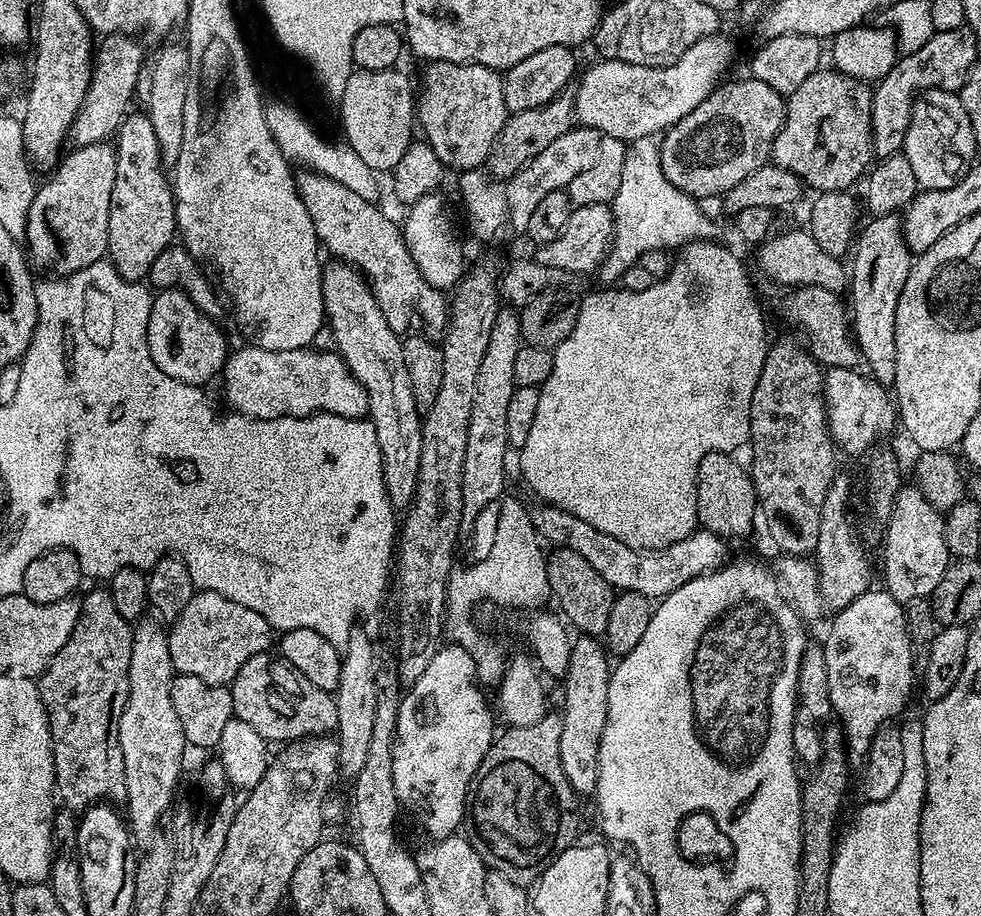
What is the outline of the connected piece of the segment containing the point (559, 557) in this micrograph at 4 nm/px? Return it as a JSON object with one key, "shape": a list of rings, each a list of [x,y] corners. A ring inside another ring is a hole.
{"shape":[[[553,547],[547,553],[546,578],[548,579],[548,590],[551,599],[556,599],[556,604],[561,608],[563,619],[577,633],[586,636],[603,637],[606,630],[606,621],[610,618],[610,606],[614,589],[594,570],[594,566],[589,566],[583,558],[574,554],[574,550]]]}

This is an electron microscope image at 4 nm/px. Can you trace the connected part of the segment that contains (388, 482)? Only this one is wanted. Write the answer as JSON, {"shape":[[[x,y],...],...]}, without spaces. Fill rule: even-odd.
{"shape":[[[334,262],[323,265],[320,282],[322,284],[322,298],[324,299],[324,315],[327,331],[332,331],[335,351],[344,359],[344,365],[352,371],[352,376],[361,384],[368,395],[368,415],[374,426],[374,434],[378,434],[378,446],[382,460],[382,474],[384,475],[384,489],[388,501],[393,509],[404,510],[411,505],[416,496],[418,486],[418,458],[422,458],[422,423],[421,409],[416,406],[416,399],[410,386],[410,374],[406,370],[404,361],[404,340],[390,330],[386,316],[378,306],[368,281],[350,264]]]}

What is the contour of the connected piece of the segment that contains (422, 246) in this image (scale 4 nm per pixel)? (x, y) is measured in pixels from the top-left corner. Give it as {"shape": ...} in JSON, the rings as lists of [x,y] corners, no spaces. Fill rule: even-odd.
{"shape":[[[428,193],[418,199],[408,209],[402,231],[407,248],[424,280],[441,290],[453,289],[466,270],[464,252],[453,224],[448,220],[444,202],[439,193]]]}

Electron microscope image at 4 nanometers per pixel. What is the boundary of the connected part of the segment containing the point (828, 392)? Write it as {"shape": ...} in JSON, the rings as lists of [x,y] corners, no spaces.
{"shape":[[[830,368],[823,373],[822,393],[828,433],[841,453],[849,452],[852,456],[866,451],[876,436],[886,435],[898,424],[898,409],[889,389],[861,372],[856,368]]]}

